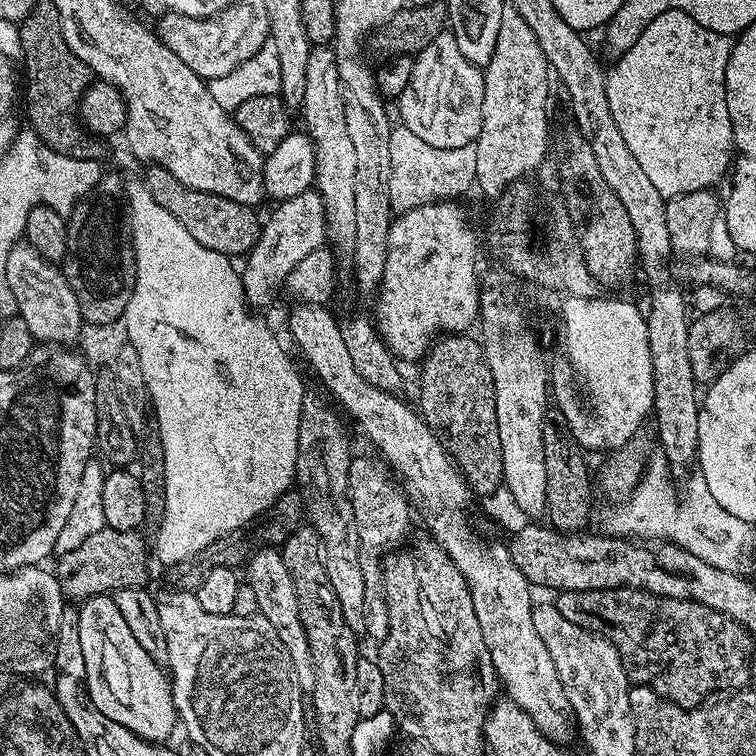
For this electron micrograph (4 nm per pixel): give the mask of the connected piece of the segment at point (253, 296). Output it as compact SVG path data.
M314 188L295 195L294 198L279 201L272 214L263 221L258 238L241 269L244 298L249 307L256 310L266 307L274 298L280 284L287 281L289 273L308 254L323 247L327 239L325 208L320 193Z

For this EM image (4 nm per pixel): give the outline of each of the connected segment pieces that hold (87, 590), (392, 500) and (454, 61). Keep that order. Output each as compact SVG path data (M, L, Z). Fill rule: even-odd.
M104 527L98 534L90 534L76 550L59 553L60 562L54 574L65 597L85 600L93 595L105 595L124 588L143 587L148 574L144 567L150 560L150 544L140 537L139 531L127 532Z
M353 455L348 475L348 497L352 499L354 506L361 550L360 560L364 563L362 578L366 578L366 598L364 599L366 636L373 642L379 642L384 640L388 633L388 607L384 597L384 570L377 564L381 561L384 552L393 551L405 541L403 539L412 524L413 509L410 507L410 500L405 489L403 487L400 489L392 481L393 473L386 467L385 461L375 455L372 456Z
M445 30L415 57L410 82L398 98L399 123L409 127L431 146L458 147L475 144L482 130L484 73L462 54L456 37Z

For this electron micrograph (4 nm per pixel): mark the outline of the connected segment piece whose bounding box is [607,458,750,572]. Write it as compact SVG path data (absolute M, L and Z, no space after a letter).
M663 459L655 460L647 465L636 488L628 493L623 502L617 503L620 505L609 518L607 531L625 538L666 540L677 544L682 550L690 550L690 554L698 554L702 562L710 562L710 566L718 566L718 570L740 572L744 564L744 551L748 548L749 524L722 510L714 494L710 494L710 486L706 486L704 477L699 474L689 478L684 497L679 500L676 488L668 477L669 465Z

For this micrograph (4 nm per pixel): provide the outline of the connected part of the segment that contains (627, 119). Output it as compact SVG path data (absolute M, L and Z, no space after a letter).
M683 7L658 14L604 77L606 102L610 102L610 114L614 114L618 131L654 190L665 198L712 188L729 175L734 164L732 123L726 106L726 62L730 62L734 40L695 19L699 20Z

